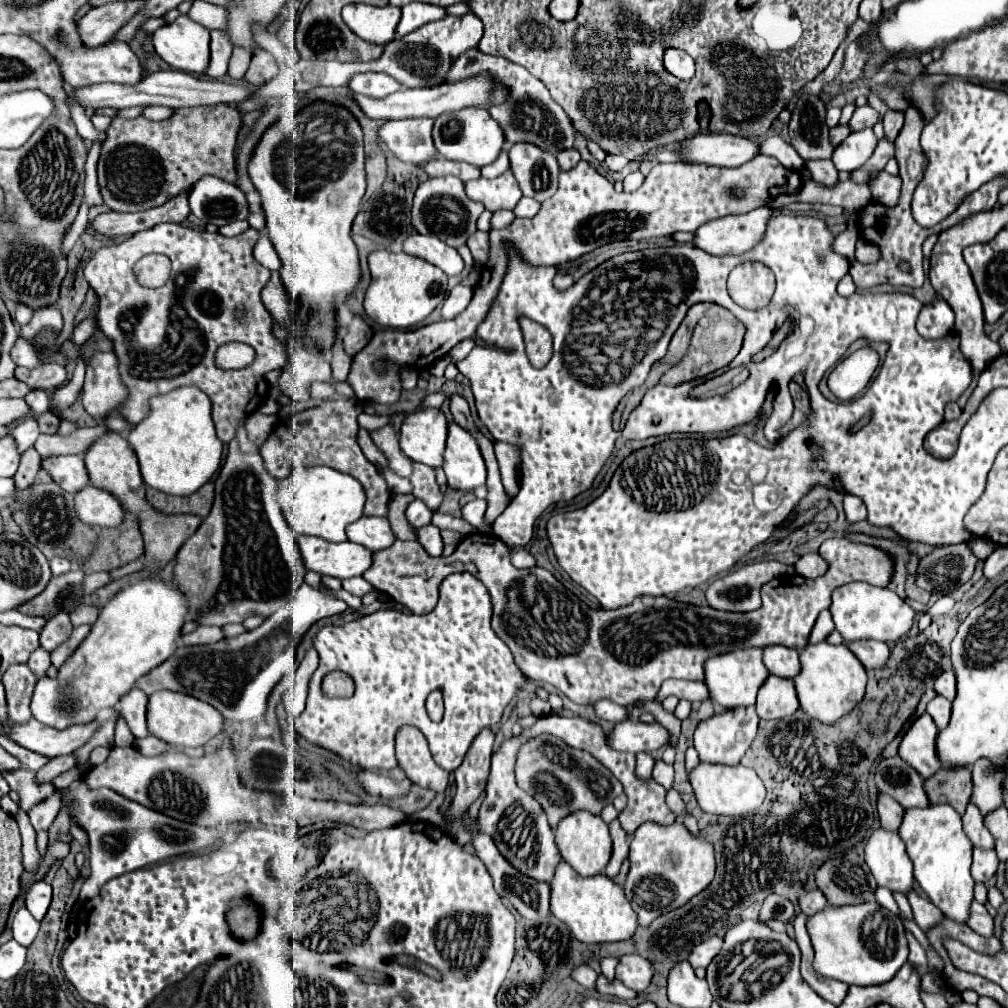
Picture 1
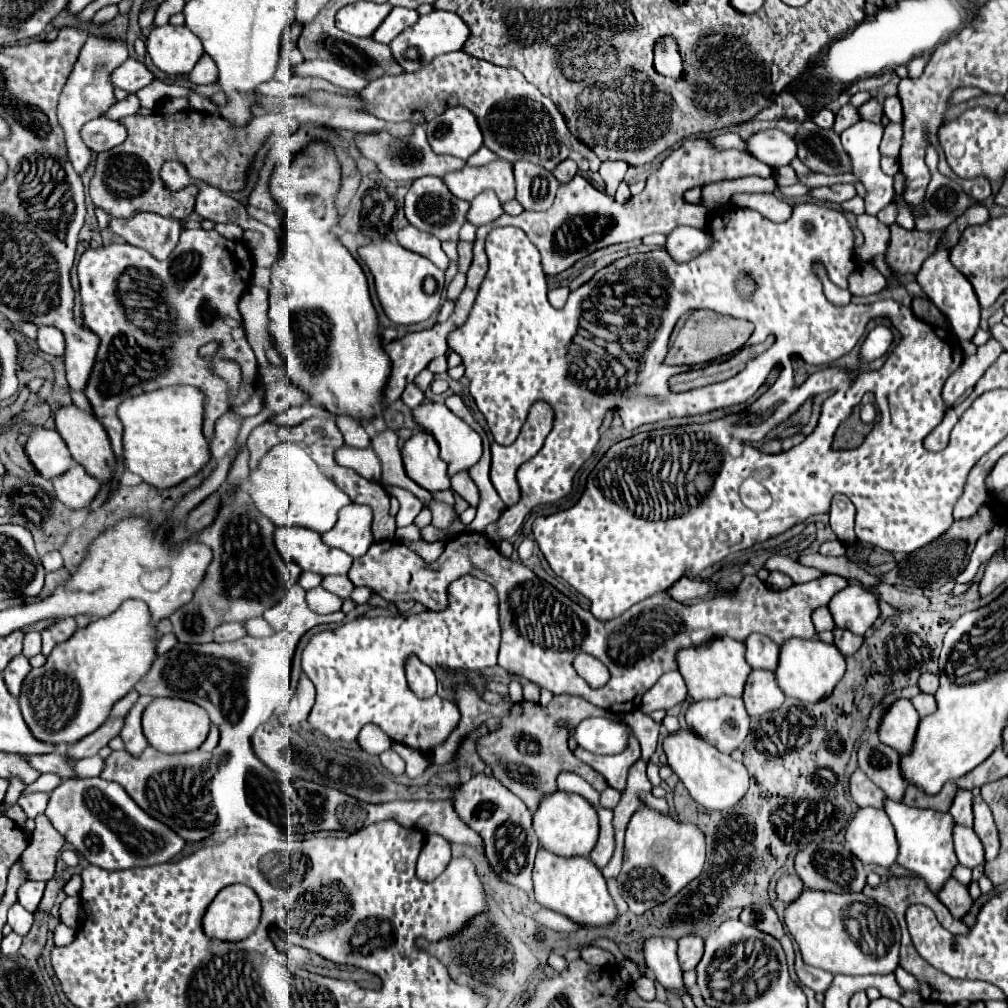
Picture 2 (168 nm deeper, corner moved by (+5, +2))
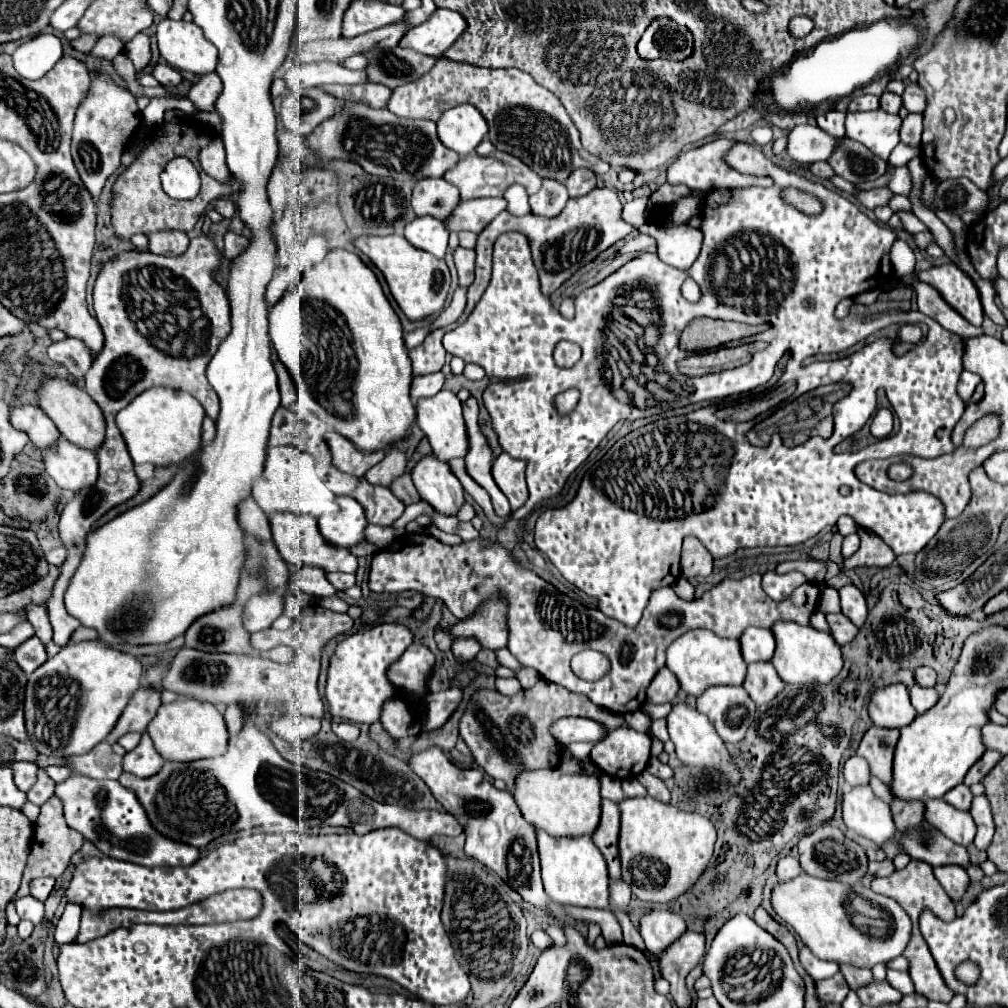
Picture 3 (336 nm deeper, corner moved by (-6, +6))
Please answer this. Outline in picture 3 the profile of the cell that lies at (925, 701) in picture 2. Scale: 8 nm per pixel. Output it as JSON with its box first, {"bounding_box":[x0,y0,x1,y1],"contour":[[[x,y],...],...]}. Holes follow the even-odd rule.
{"bounding_box":[909,686,939,714],"contour":[[[911,686],[909,696],[917,714],[925,714],[939,700],[939,692],[935,688],[921,688],[921,686]]]}

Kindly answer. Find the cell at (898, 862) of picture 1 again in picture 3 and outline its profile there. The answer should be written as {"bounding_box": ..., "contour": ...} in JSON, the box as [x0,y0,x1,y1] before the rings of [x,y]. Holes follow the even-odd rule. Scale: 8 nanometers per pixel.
{"bounding_box":[843,786,897,848],"contour":[[[869,786],[843,790],[843,820],[849,832],[871,840],[877,848],[897,836],[889,804],[877,798]]]}

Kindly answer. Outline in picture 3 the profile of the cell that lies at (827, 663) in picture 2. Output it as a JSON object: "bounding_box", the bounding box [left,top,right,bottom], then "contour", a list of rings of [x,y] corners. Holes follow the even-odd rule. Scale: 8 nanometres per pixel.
{"bounding_box":[771,622,843,684],"contour":[[[777,622],[771,632],[777,640],[775,656],[771,658],[771,664],[777,668],[779,678],[787,684],[827,684],[833,678],[839,676],[843,670],[843,654],[841,646],[831,638],[827,632],[819,632],[811,626],[799,626],[795,622]]]}

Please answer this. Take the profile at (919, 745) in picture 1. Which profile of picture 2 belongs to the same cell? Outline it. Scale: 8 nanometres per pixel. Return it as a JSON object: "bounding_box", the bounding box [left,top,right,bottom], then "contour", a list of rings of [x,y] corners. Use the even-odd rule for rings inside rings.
{"bounding_box":[878,698,920,752],"contour":[[[898,698],[884,712],[878,726],[878,738],[896,752],[908,752],[912,748],[918,722],[920,716],[916,714],[916,708],[910,704],[910,700]]]}

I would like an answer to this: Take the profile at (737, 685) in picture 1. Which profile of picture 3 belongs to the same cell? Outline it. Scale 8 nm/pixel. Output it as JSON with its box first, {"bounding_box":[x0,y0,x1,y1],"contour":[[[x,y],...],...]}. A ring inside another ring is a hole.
{"bounding_box":[667,630,747,696],"contour":[[[691,630],[683,636],[679,636],[667,650],[667,668],[677,676],[681,690],[687,694],[699,696],[709,686],[717,684],[729,684],[729,686],[741,686],[743,678],[747,676],[747,662],[743,662],[739,640],[719,638],[717,634],[711,634],[709,630]]]}

